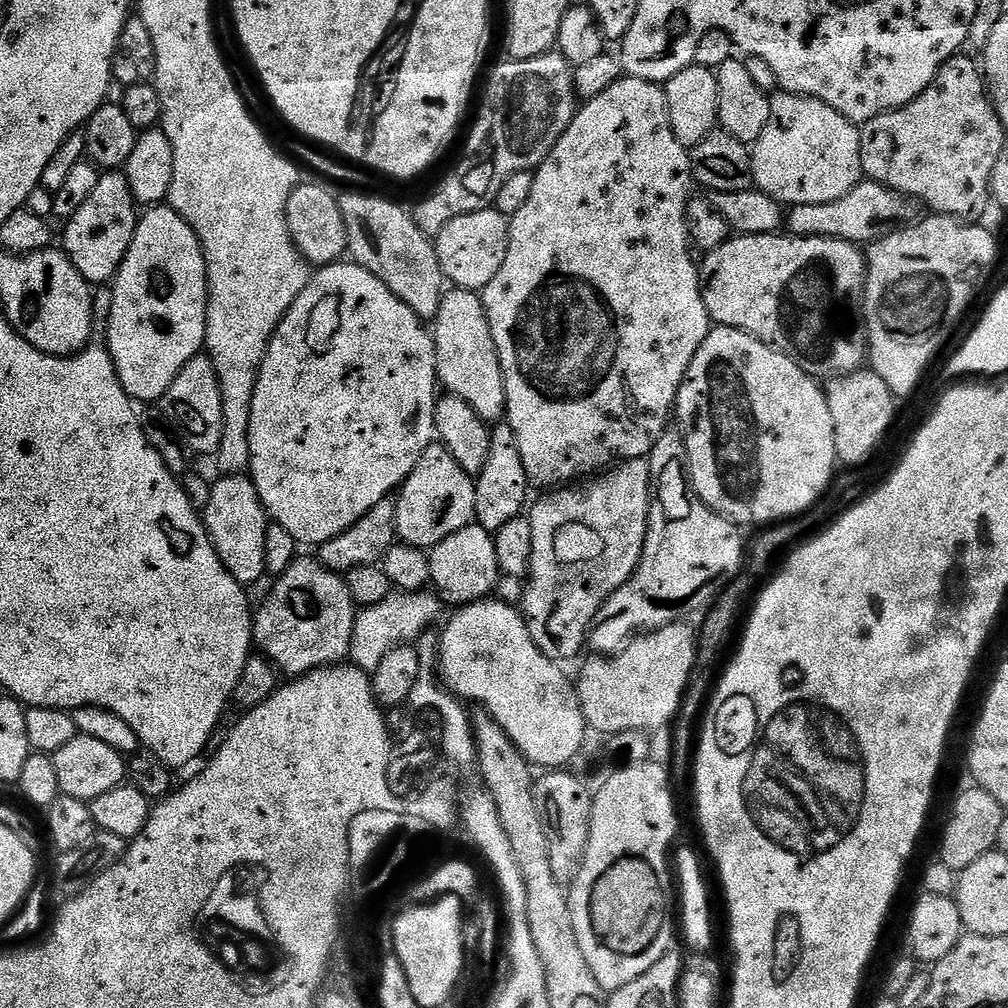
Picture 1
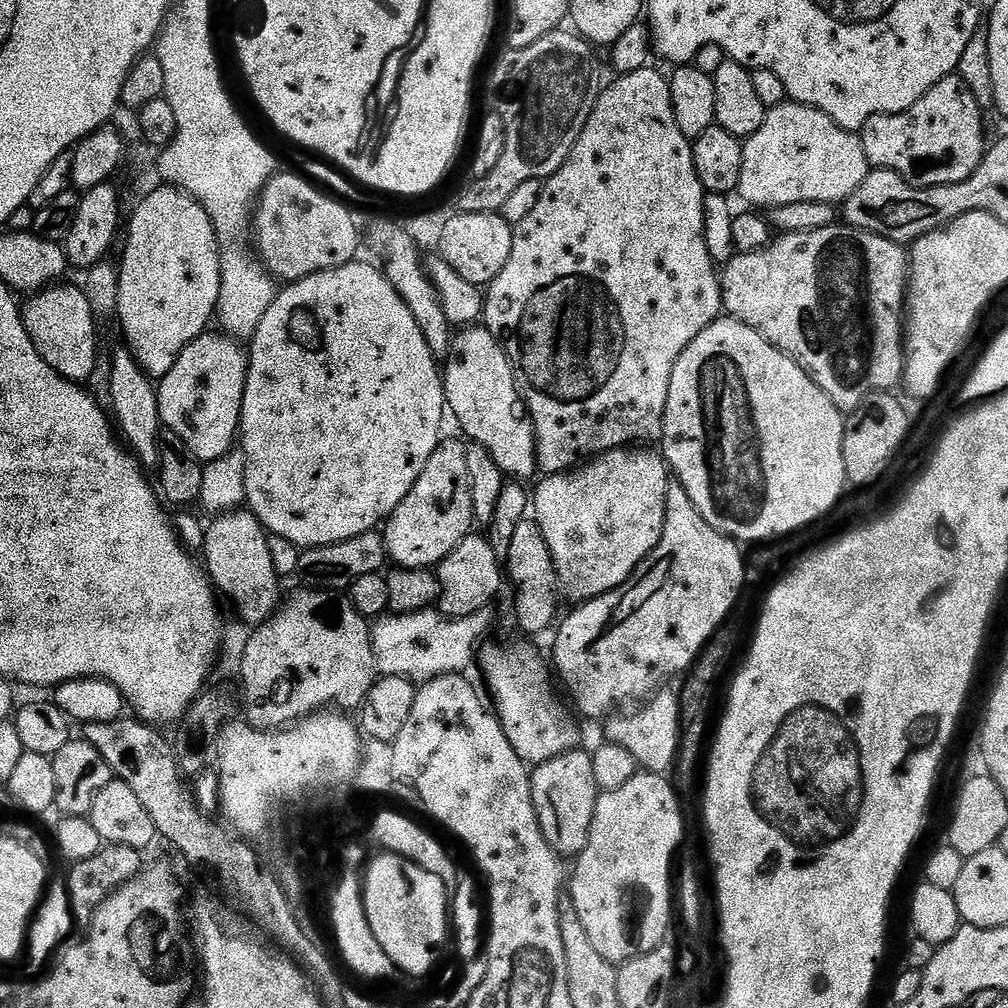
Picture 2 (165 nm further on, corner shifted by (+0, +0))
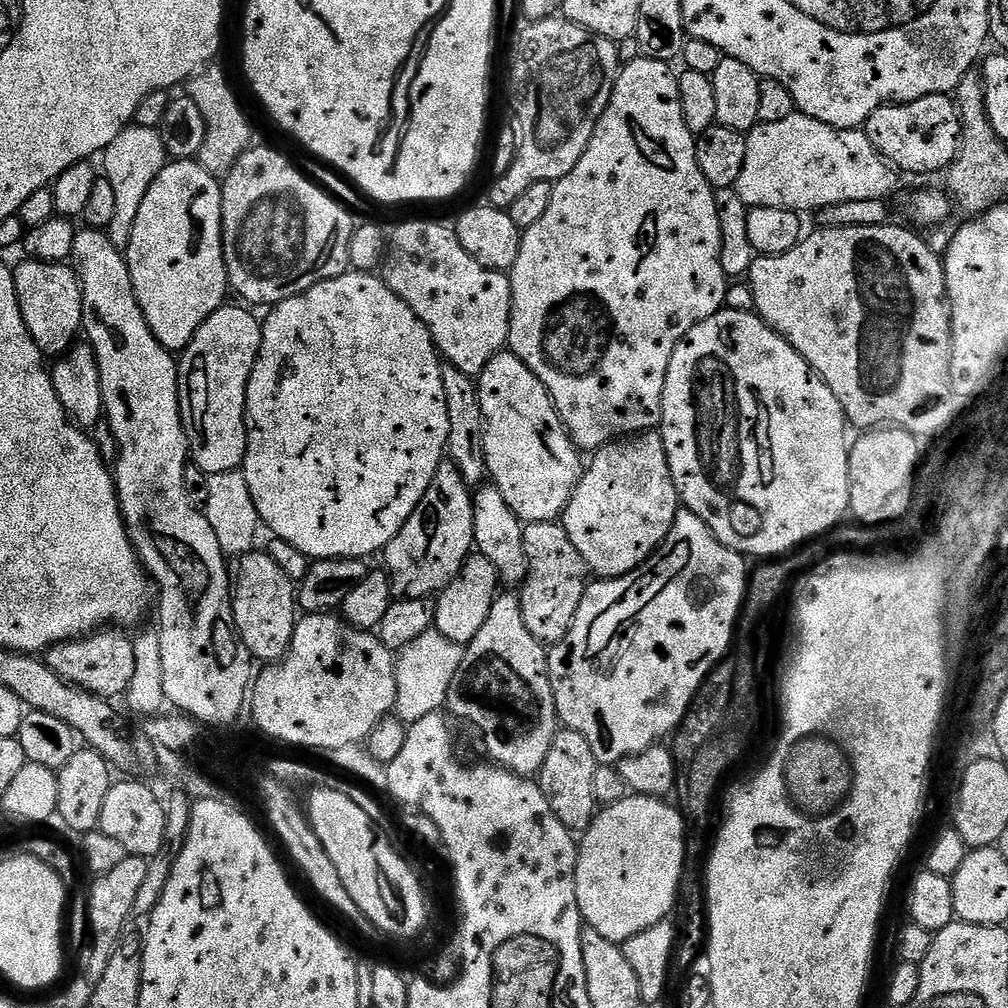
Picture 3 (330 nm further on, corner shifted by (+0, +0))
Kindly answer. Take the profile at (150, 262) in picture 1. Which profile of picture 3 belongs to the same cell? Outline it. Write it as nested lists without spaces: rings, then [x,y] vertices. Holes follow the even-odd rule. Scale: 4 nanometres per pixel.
[[[195,159],[172,160],[153,180],[146,190],[142,204],[134,218],[126,259],[132,292],[136,295],[138,306],[144,320],[150,326],[154,338],[173,354],[183,353],[192,341],[192,336],[202,326],[210,314],[225,307],[228,287],[228,271],[224,261],[224,231],[222,230],[222,187],[221,181]]]

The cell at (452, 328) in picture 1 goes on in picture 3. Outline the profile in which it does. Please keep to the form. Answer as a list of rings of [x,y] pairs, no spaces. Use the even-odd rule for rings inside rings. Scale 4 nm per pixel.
[[[510,350],[499,352],[489,364],[484,367],[484,371],[478,377],[478,391],[480,394],[480,409],[484,415],[484,466],[487,475],[490,477],[491,483],[495,484],[498,490],[502,490],[502,498],[506,498],[506,506],[510,506],[510,510],[514,510],[514,514],[524,524],[533,524],[534,522],[546,522],[547,520],[556,522],[561,519],[563,510],[568,505],[568,500],[572,497],[572,492],[576,488],[576,484],[580,481],[582,475],[582,453],[576,447],[571,436],[568,434],[563,422],[560,421],[560,411],[556,408],[556,403],[550,398],[550,394],[546,390],[546,386],[542,386],[542,382],[531,370],[526,367],[519,358]]]

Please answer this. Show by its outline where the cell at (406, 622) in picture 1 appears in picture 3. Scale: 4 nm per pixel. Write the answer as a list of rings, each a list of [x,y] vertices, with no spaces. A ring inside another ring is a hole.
[[[429,630],[404,648],[399,649],[396,661],[396,707],[395,715],[411,726],[424,718],[426,714],[440,712],[447,705],[450,682],[454,682],[454,674],[458,674],[458,666],[462,666],[465,645],[450,642],[441,632]]]

